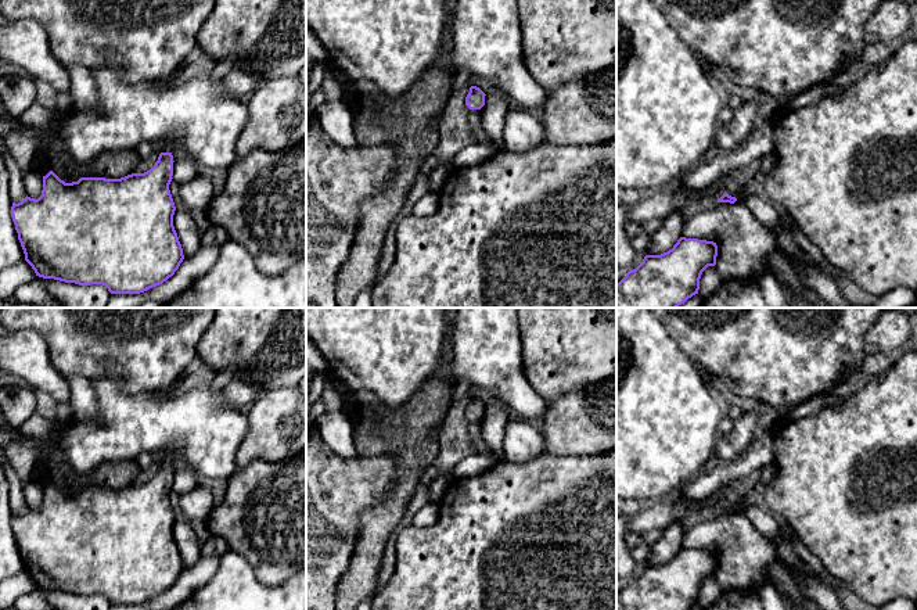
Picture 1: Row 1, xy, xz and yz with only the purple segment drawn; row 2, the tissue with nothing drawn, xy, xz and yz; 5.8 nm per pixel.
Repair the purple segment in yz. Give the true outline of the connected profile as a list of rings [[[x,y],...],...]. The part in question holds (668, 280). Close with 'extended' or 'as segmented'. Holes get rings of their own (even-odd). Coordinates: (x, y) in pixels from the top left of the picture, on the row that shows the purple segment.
[[[680,237],[672,250],[646,255],[636,269],[626,273],[616,284],[616,308],[677,308],[698,294],[701,274],[716,265],[716,256],[716,243]]]; as segmented

